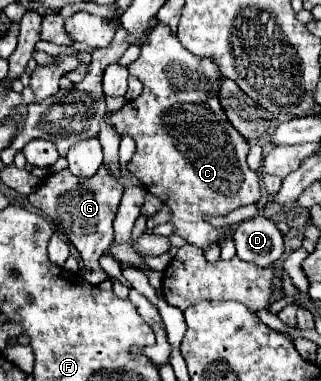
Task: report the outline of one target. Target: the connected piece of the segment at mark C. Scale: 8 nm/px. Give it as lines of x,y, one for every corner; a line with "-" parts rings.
157,24
153,32
141,46
139,58
129,66
129,74
137,76
143,82
143,92
139,98
127,102
121,110
111,114
111,124
119,134
133,136
137,150
127,164
127,170
139,178
145,190
157,196
163,204
171,208
171,224
175,234
185,238
185,242
201,248
203,252
211,244
219,244
225,238
227,228
211,226
205,216
227,216
229,212
255,204
259,200
259,178
253,170
249,170
245,158
249,152
247,140
231,126
225,112
219,106
219,84
221,74
219,68
207,60
197,58
195,54
187,52
177,36
169,32
167,26

